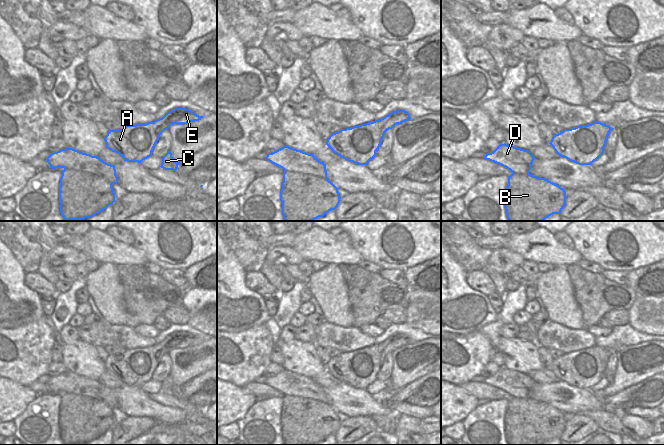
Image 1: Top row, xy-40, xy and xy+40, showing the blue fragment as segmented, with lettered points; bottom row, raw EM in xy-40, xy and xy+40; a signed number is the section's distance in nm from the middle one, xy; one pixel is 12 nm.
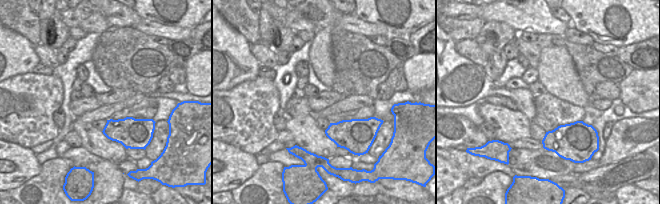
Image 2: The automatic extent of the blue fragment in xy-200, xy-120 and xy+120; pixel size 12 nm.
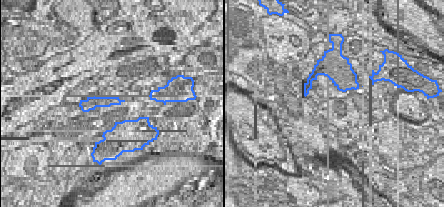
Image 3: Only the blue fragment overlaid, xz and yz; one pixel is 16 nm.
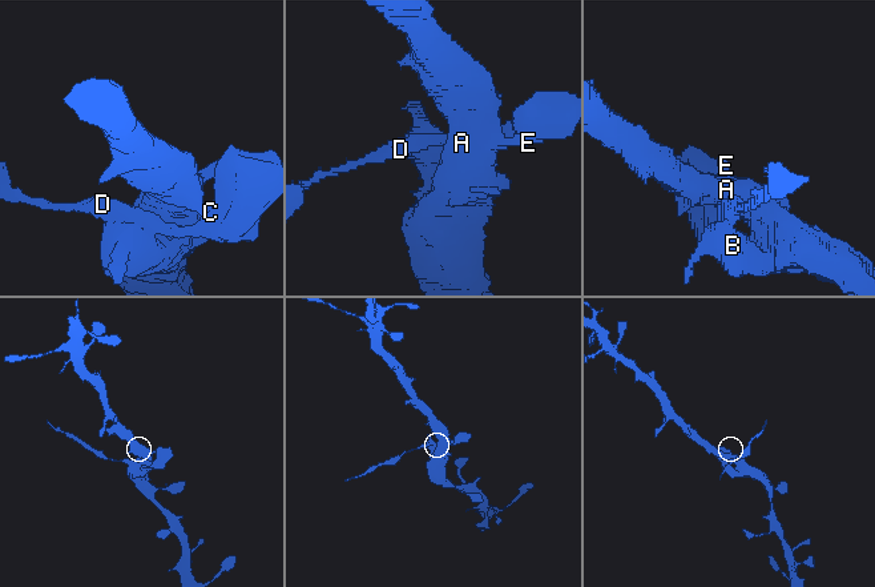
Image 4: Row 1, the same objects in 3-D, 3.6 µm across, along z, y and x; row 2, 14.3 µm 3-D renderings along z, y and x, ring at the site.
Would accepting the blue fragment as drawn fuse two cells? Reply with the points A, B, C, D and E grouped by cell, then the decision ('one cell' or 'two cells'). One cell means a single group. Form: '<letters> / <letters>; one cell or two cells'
A B / C D E; two cells

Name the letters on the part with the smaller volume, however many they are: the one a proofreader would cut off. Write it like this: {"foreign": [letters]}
{"foreign": ["C", "D", "E"]}

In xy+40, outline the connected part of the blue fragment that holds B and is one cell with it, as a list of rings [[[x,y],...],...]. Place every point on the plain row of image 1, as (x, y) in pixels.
[[[512,397],[508,400],[508,407],[504,417],[504,432],[508,445],[544,445],[553,438],[560,438],[566,428],[566,415],[559,409],[531,398]]]

